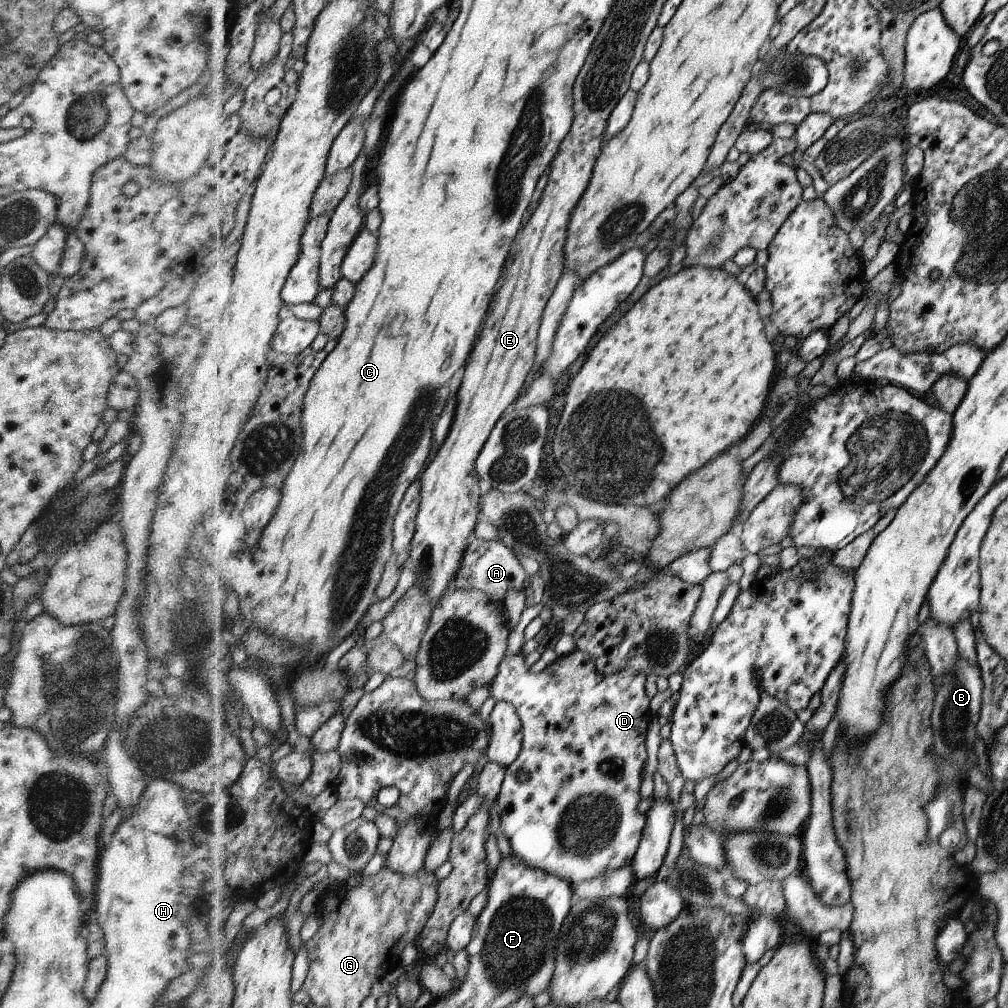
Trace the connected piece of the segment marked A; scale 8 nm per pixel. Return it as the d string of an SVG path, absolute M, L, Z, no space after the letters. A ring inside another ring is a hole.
M473 539L471 546L465 552L465 557L456 580L456 589L480 589L494 601L502 601L509 591L524 590L524 580L527 574L511 548L500 539L485 541Z

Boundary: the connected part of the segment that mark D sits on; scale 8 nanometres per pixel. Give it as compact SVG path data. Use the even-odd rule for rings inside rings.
M574 649L570 654L559 656L539 674L530 674L529 667L524 663L525 656L508 655L503 658L499 666L499 674L489 686L489 693L497 703L506 701L512 703L516 709L522 725L523 741L520 754L514 764L507 766L506 776L503 778L502 788L497 796L497 806L501 813L501 826L504 828L512 848L512 855L520 861L547 871L550 874L566 879L573 886L589 881L596 876L614 873L618 869L630 866L632 858L635 858L636 848L639 848L643 840L643 830L646 828L647 816L638 811L640 804L640 784L642 784L642 768L646 762L646 724L650 720L648 712L648 696L644 692L646 673L636 669L622 669L618 673L602 674L595 666L595 659L587 653ZM526 770L530 774L528 782L520 783L516 778L518 771Z

